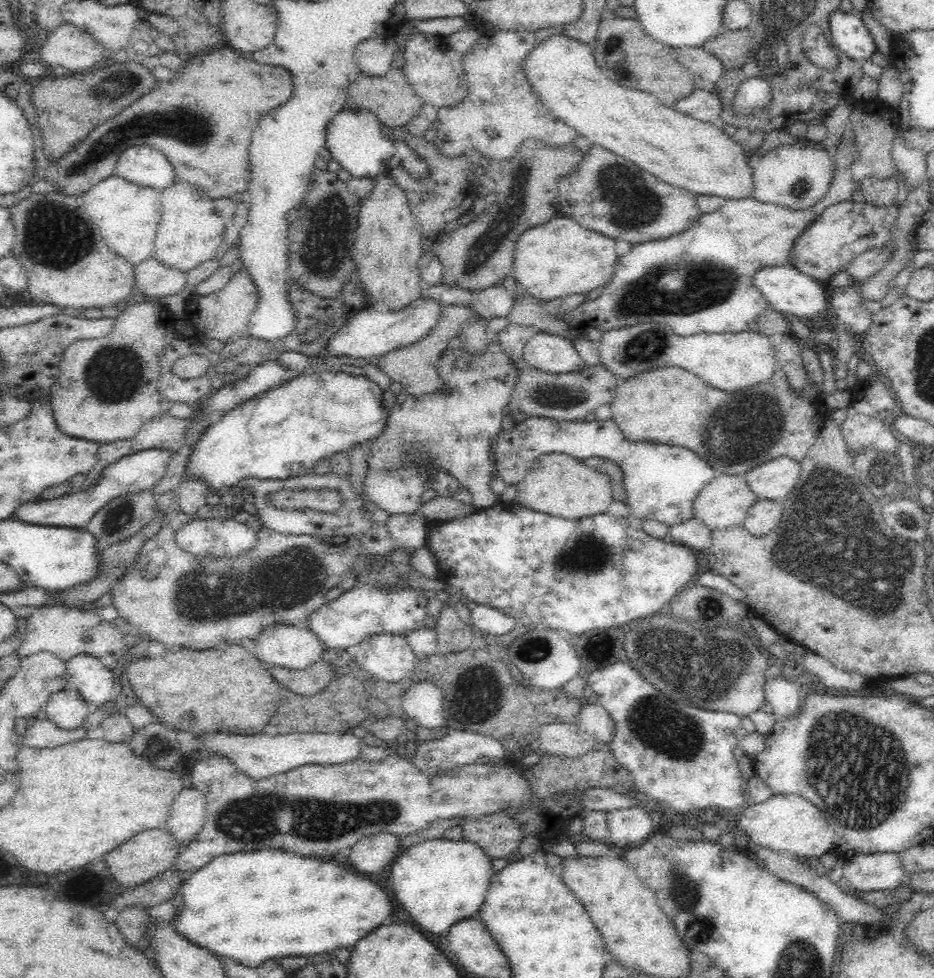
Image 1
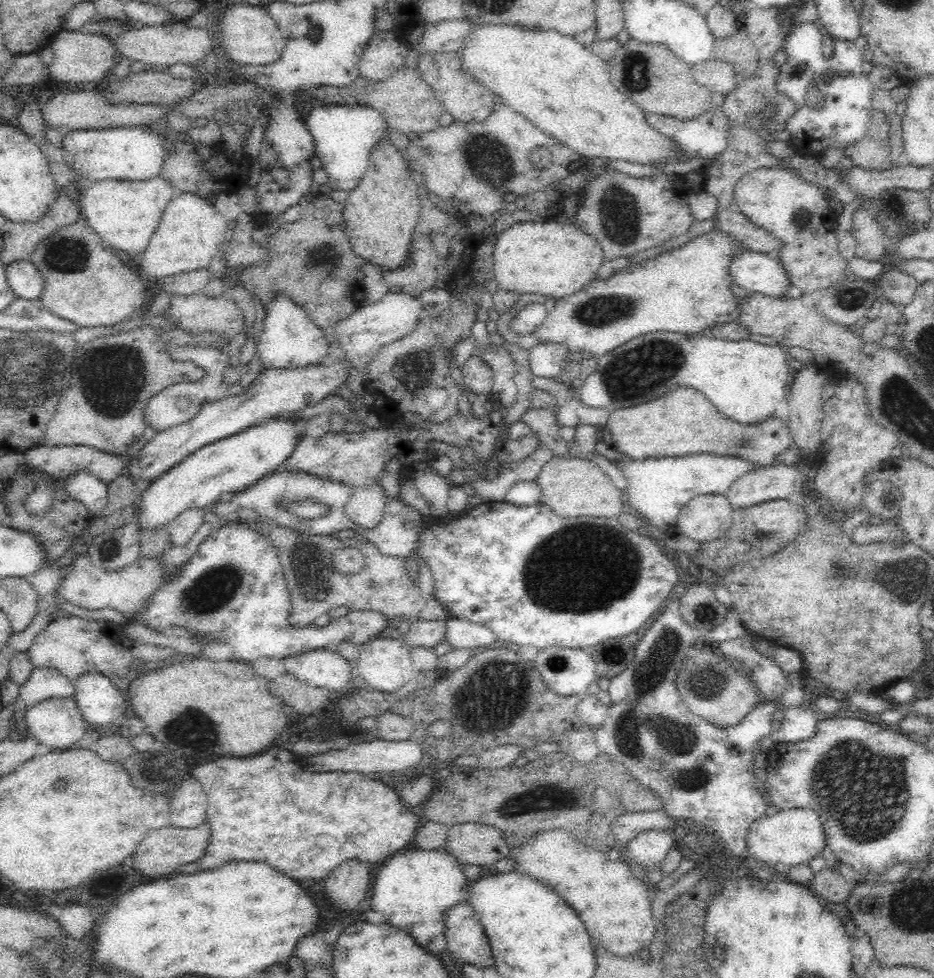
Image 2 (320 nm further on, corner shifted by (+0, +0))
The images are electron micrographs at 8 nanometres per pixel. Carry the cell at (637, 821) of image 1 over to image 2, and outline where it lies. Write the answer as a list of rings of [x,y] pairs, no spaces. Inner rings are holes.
[[[650,829],[637,834],[625,847],[627,854],[642,865],[646,872],[662,862],[671,849],[677,846],[676,839],[670,831]]]

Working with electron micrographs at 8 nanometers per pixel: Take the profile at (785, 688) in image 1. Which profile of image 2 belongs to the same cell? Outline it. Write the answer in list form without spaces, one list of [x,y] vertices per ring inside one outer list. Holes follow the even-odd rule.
[[[780,700],[776,701],[778,708],[785,710],[785,717],[780,722],[780,728],[770,732],[772,743],[788,744],[788,742],[804,742],[811,740],[818,732],[818,720],[813,707],[804,705],[800,708],[784,708]]]

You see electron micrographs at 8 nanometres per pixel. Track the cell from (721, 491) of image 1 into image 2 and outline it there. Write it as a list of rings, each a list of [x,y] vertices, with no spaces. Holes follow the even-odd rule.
[[[723,494],[694,497],[678,514],[678,532],[698,542],[721,537],[732,524],[734,510]]]

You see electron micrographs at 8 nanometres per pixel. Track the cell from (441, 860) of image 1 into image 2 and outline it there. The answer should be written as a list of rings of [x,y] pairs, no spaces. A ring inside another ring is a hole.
[[[444,849],[398,851],[378,865],[378,873],[375,877],[370,910],[380,912],[384,916],[384,922],[388,922],[396,928],[410,928],[410,936],[414,936],[416,942],[424,950],[428,950],[436,956],[446,952],[445,912],[450,906],[454,906],[456,902],[470,898],[469,879],[462,873],[462,866],[458,859]]]

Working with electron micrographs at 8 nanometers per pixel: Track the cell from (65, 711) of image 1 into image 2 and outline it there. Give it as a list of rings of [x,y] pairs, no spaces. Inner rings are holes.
[[[73,697],[38,702],[27,708],[25,720],[28,736],[53,751],[72,749],[88,734],[87,724]]]

